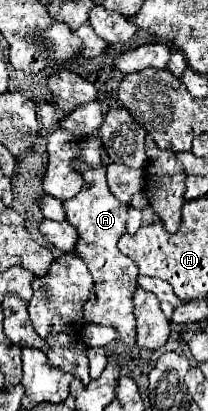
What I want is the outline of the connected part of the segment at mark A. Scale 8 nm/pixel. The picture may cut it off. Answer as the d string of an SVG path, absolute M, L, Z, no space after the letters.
M80 157L72 161L72 169L84 177L84 185L78 195L64 201L66 221L78 231L76 255L86 263L90 269L96 289L92 297L84 305L84 323L88 325L108 325L116 329L116 339L126 347L134 345L134 303L132 293L136 291L136 277L138 269L132 259L122 255L116 247L118 239L126 233L126 211L128 205L122 205L118 199L112 197L106 185L106 163L102 161L98 167L90 167Z

